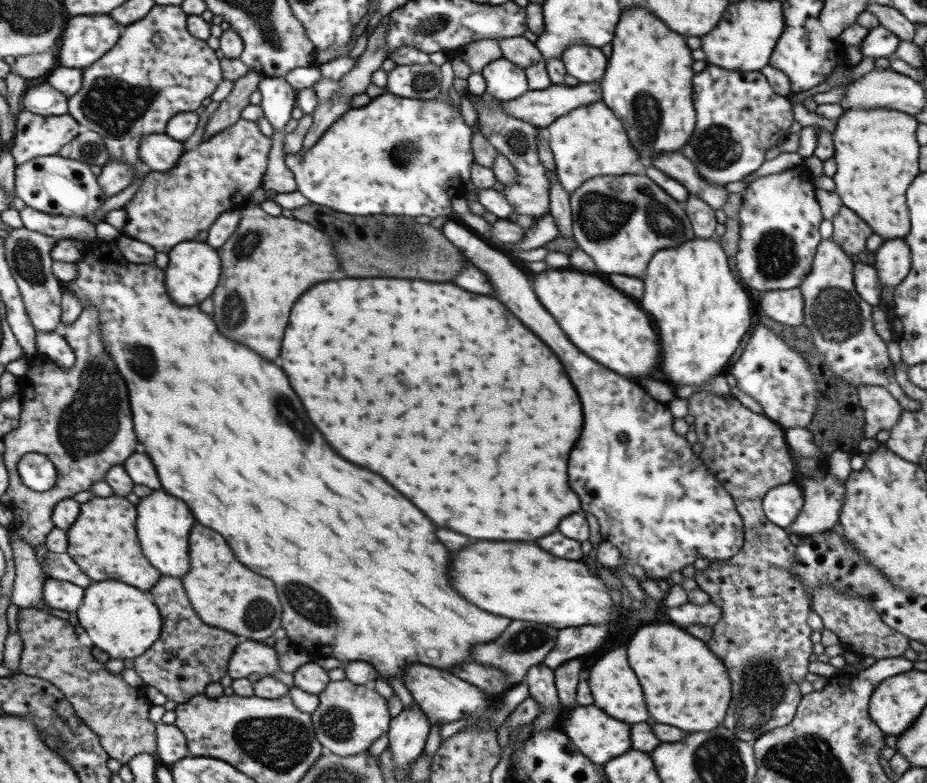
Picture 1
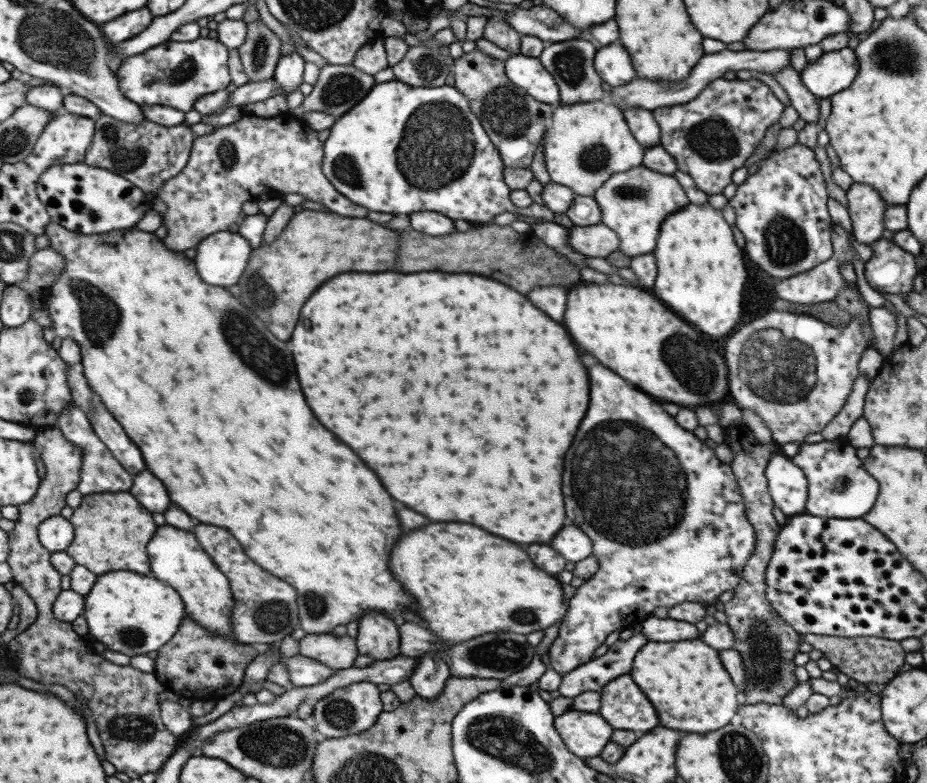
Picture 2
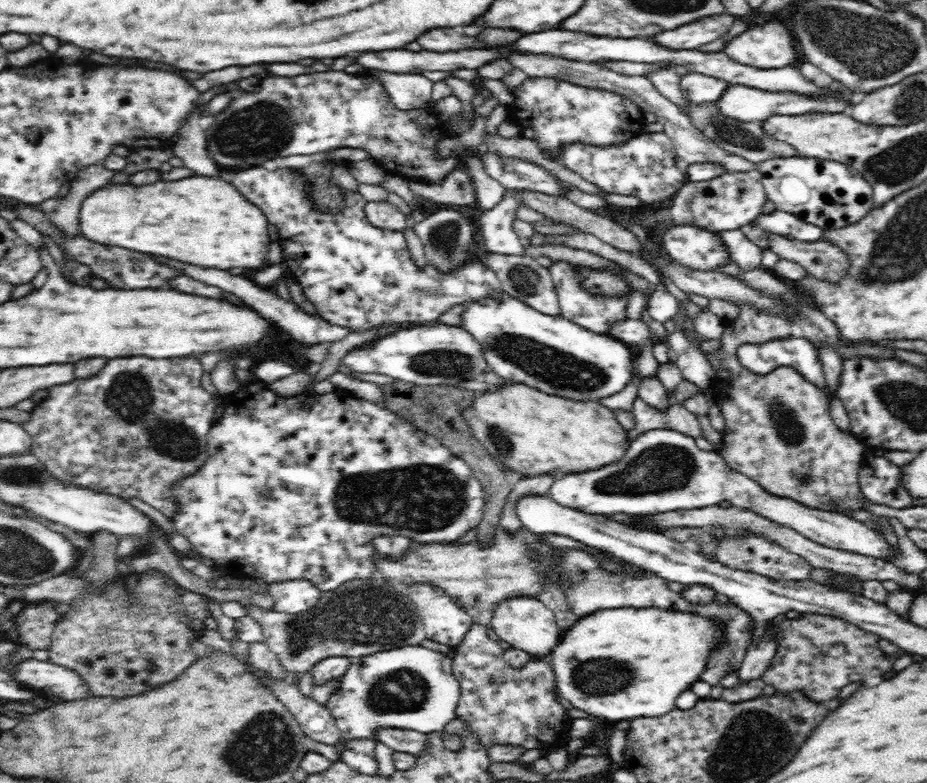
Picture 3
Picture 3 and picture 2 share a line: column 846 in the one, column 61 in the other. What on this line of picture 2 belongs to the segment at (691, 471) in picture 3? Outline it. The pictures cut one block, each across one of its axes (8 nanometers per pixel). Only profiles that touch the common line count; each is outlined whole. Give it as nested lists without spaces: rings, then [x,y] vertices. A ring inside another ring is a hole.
[[[59,515],[43,520],[37,527],[39,544],[50,553],[64,551],[73,538],[73,528],[69,522]]]

